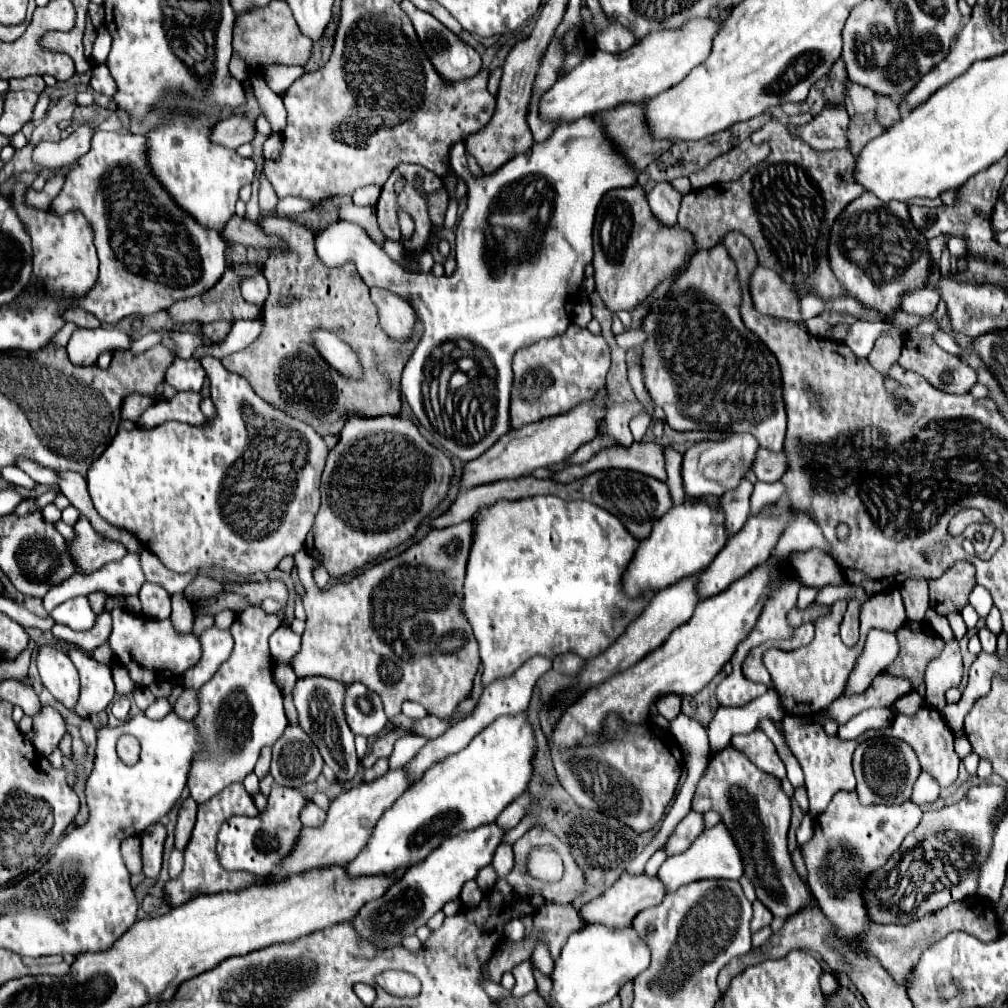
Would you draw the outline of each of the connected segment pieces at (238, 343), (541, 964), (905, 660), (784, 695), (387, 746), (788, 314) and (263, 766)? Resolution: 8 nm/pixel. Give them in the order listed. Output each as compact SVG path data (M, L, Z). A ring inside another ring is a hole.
M261 319L235 321L231 327L231 333L227 335L227 339L223 343L209 343L209 345L197 347L193 353L193 359L201 359L205 355L213 355L217 359L223 359L235 351L245 349L249 343L253 343L257 339L259 333L261 333Z
M537 939L537 945L533 949L533 961L535 961L535 965L539 967L541 973L545 973L547 977L551 975L551 971L553 971L553 957L551 957L551 951L549 951L547 943L541 941L541 939Z
M903 625L903 629L897 631L899 639L899 655L897 659L887 667L887 673L907 677L913 685L913 691L924 683L925 665L931 657L939 655L943 649L943 639L933 633L933 629L913 629L913 625Z
M839 603L831 605L829 611L815 621L815 637L809 645L795 651L769 649L763 655L763 663L771 675L771 689L777 693L779 703L787 713L801 715L801 717L817 715L825 711L829 703L833 703L837 697L843 695L849 675L857 659L861 657L865 641L859 639L855 647L845 647L839 637L841 621L843 621L843 615L841 615Z
M397 729L397 731L391 731L391 733L387 733L385 737L381 737L381 739L377 739L375 743L373 743L373 747L371 747L371 751L361 759L361 765L363 765L363 769L369 769L379 757L389 757L391 755L391 751L393 751L393 743L397 741L397 737L401 737L401 735L407 735L409 731L405 731L405 729Z
M757 267L749 279L749 293L753 299L753 307L763 315L787 319L787 321L801 321L799 315L799 297L797 293L785 285L785 281L765 267Z
M263 747L261 757L259 757L257 765L255 765L255 775L259 779L263 779L269 773L269 763L271 763L271 747Z

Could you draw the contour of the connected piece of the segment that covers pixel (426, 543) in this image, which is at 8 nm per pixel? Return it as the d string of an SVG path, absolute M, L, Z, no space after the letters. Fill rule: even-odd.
M463 521L459 525L451 525L445 529L431 529L421 541L413 543L409 549L405 549L403 553L385 559L377 565L373 565L371 569L363 571L361 575L355 575L349 581L337 581L335 585L331 585L327 591L317 589L313 579L313 570L321 564L317 559L307 555L305 550L301 550L294 555L295 566L298 570L299 579L305 587L303 593L303 605L305 605L305 613L307 613L307 621L305 621L305 631L303 631L303 641L301 641L301 651L291 659L291 667L295 671L297 677L307 677L307 675L323 675L329 679L337 679L343 681L345 679L353 679L353 681L361 681L363 685L367 685L371 691L377 691L383 699L385 705L385 713L389 719L393 719L395 715L399 715L401 711L401 703L403 701L415 701L419 705L423 705L427 709L427 713L437 715L437 717L451 717L457 709L457 705L461 701L465 701L471 695L473 689L473 679L477 675L477 669L481 665L479 659L479 649L477 649L477 641L473 637L473 631L469 627L469 623L463 619L463 615L459 613L459 603L461 603L461 589L463 589L463 579L465 579L465 571L463 567L467 565L467 555L469 555L469 547L471 547L471 521Z

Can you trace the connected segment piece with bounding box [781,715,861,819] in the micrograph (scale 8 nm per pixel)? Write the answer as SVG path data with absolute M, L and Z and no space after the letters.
M785 715L781 721L783 721L787 745L791 753L797 757L797 761L801 763L803 773L805 773L805 787L809 793L809 815L817 819L817 815L825 811L825 807L829 805L831 797L837 791L841 789L855 791L855 775L851 767L851 757L853 757L855 747L861 743L861 739L841 741L839 737L829 737L823 733L823 727L817 721L799 725L799 717L793 717L793 715Z

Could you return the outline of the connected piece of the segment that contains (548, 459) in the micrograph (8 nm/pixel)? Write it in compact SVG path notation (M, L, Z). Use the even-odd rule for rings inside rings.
M593 399L577 405L573 411L547 417L537 423L523 425L519 429L511 429L503 435L491 449L487 449L481 457L463 465L463 475L459 485L461 487L477 487L485 483L495 483L501 479L517 479L533 473L539 467L551 467L567 461L581 445L589 443L597 435L599 421L605 417L605 409L595 405Z

